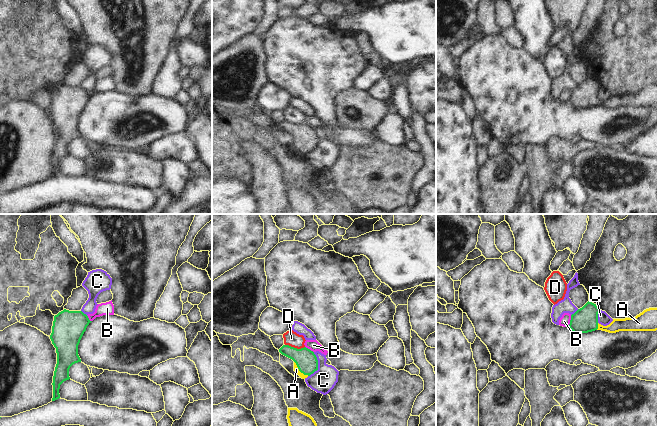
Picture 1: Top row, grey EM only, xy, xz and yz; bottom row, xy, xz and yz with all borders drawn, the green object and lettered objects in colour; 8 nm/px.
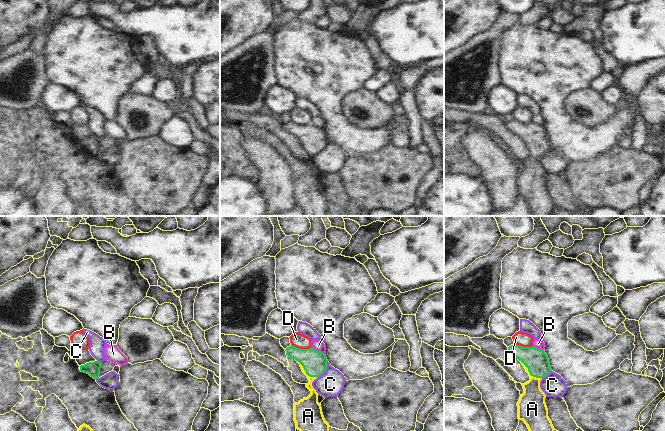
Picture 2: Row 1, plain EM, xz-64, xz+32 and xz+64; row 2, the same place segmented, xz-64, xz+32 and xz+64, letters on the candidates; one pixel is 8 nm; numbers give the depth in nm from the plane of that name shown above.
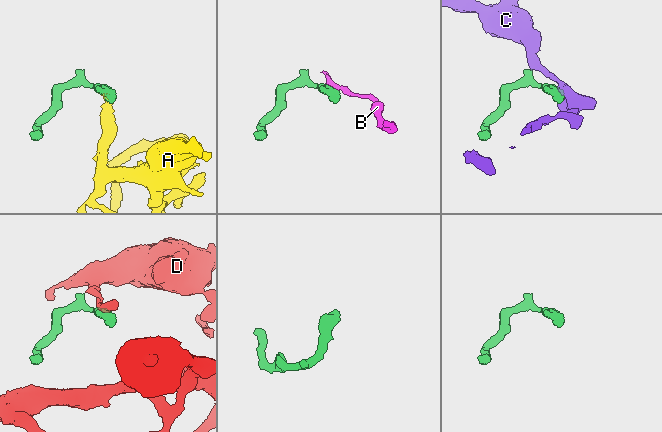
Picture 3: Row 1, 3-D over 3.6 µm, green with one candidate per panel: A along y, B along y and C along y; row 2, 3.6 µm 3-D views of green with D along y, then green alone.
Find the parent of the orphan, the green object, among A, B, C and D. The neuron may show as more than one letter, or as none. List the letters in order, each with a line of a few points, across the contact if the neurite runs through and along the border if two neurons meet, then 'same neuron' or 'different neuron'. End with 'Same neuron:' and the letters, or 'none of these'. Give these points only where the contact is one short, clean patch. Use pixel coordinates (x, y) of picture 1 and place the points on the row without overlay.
A: line xz (305, 135), (305, 140), (299, 146), (296, 145); same neuron
B: line yz (571, 91), (568, 101); different neuron
C: line xz (314, 128), (317, 134), (317, 145), (308, 152); different neuron
D: line xz (285, 120), (297, 124), (304, 123); different neuron
Same neuron: A

